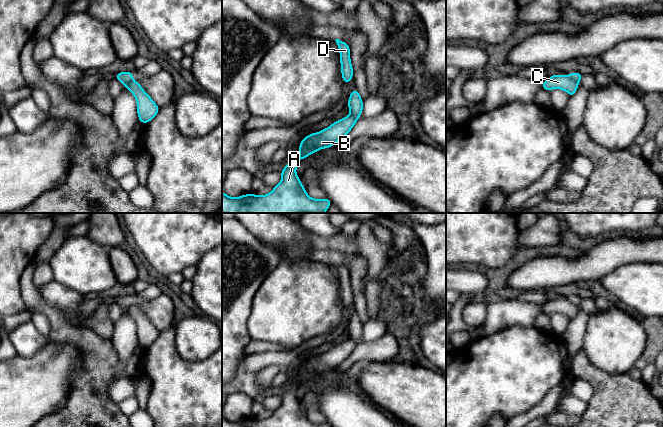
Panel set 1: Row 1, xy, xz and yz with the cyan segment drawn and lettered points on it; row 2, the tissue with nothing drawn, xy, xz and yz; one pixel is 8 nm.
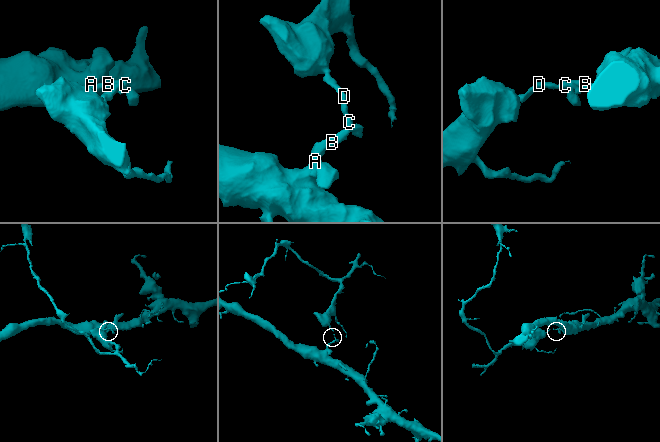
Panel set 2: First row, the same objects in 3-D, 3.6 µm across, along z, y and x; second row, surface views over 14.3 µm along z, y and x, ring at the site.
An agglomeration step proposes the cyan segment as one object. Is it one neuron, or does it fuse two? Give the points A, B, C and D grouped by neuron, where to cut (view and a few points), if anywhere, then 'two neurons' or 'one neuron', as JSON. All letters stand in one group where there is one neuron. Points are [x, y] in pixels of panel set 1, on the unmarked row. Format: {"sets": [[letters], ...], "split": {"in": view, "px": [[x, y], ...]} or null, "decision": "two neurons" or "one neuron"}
{"sets": [["A", "B"], ["C", "D"]], "split": {"in": "xy", "px": [[133, 304], [128, 308], [127, 312]]}, "decision": "two neurons"}

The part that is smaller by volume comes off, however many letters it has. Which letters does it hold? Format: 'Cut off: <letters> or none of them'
Cut off: C, D

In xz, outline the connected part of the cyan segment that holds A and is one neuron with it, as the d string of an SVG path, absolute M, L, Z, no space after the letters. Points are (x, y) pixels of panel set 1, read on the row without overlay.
M350 338L329 351L304 361L299 369L298 383L288 385L280 396L281 406L269 418L258 420L250 417L234 422L222 415L222 427L331 427L328 422L311 422L296 399L296 392L300 384L320 373L333 371L351 355L357 344Z

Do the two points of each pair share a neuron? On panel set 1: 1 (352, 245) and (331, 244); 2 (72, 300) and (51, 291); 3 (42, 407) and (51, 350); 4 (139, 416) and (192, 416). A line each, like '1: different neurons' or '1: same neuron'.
1: same neuron
2: same neuron
3: same neuron
4: different neurons

